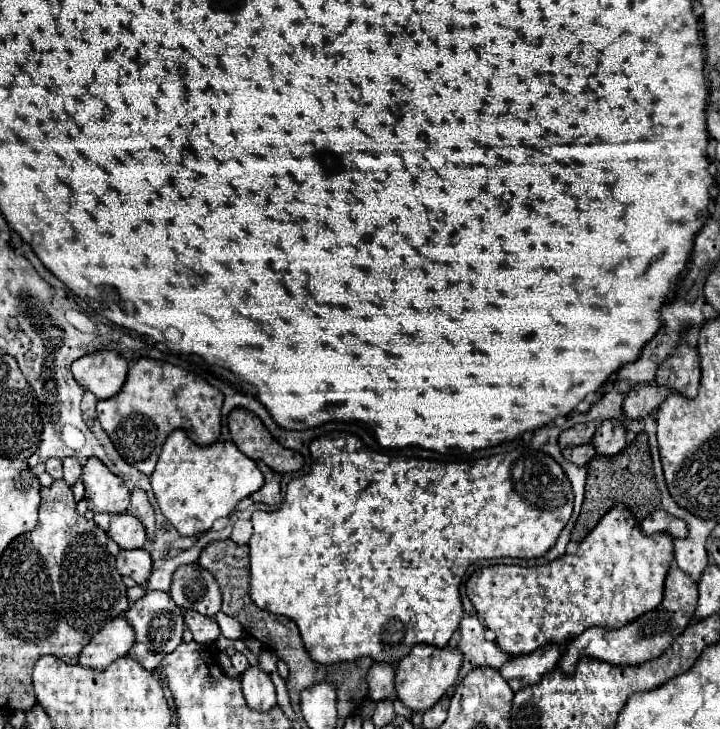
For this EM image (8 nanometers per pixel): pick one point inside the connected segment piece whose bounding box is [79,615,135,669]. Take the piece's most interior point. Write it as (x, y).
(115, 639)

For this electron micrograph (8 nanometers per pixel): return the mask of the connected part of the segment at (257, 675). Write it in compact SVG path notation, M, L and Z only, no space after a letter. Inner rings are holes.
M249 667L241 675L243 695L251 709L255 711L269 711L275 705L275 687L259 667Z

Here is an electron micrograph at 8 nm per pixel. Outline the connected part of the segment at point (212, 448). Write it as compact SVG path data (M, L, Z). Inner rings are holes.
M173 431L163 443L157 467L151 475L151 487L161 513L181 535L209 531L219 517L229 517L237 501L249 497L263 485L263 473L233 441L211 443L207 447L193 443L185 431Z

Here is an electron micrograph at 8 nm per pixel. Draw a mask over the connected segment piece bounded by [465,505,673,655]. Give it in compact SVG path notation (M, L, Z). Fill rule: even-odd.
M625 505L613 507L603 519L595 525L595 529L581 541L577 553L537 565L537 567L521 567L521 565L493 565L483 567L479 573L473 573L467 583L467 595L475 605L485 625L495 631L495 641L509 655L525 655L541 649L549 643L565 643L581 635L585 629L593 625L605 625L617 629L627 621L655 609L663 601L665 577L673 561L673 537L669 533L653 533L645 535L641 531L639 521L633 517Z

